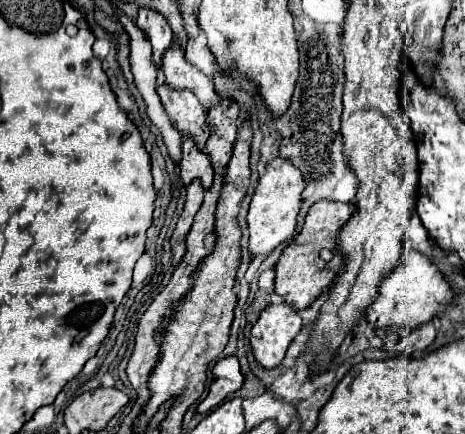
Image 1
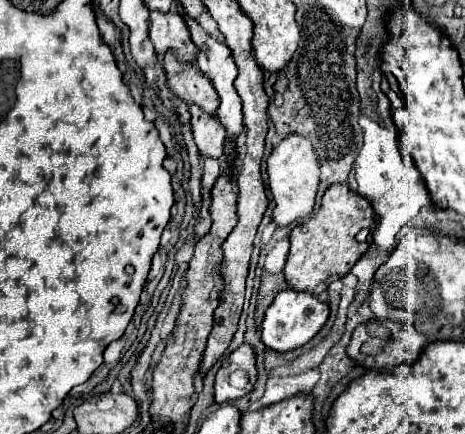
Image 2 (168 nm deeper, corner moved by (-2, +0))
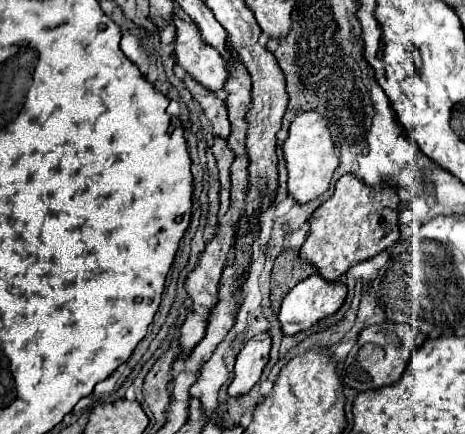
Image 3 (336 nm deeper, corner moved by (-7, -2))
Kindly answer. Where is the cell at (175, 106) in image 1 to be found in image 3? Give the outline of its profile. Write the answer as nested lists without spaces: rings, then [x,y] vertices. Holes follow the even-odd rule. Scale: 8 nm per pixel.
[[[175,14],[175,58],[177,64],[201,86],[205,86],[211,92],[217,92],[227,82],[227,66],[223,58],[215,52],[215,48],[207,46],[201,40],[199,30],[189,18],[181,18]]]

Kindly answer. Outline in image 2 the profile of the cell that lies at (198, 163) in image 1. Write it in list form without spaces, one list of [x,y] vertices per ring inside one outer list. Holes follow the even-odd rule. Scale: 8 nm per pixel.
[[[190,104],[190,114],[192,114],[192,134],[194,134],[194,140],[196,140],[202,156],[222,158],[226,128],[222,128],[220,120],[214,114],[204,112],[196,104]]]

